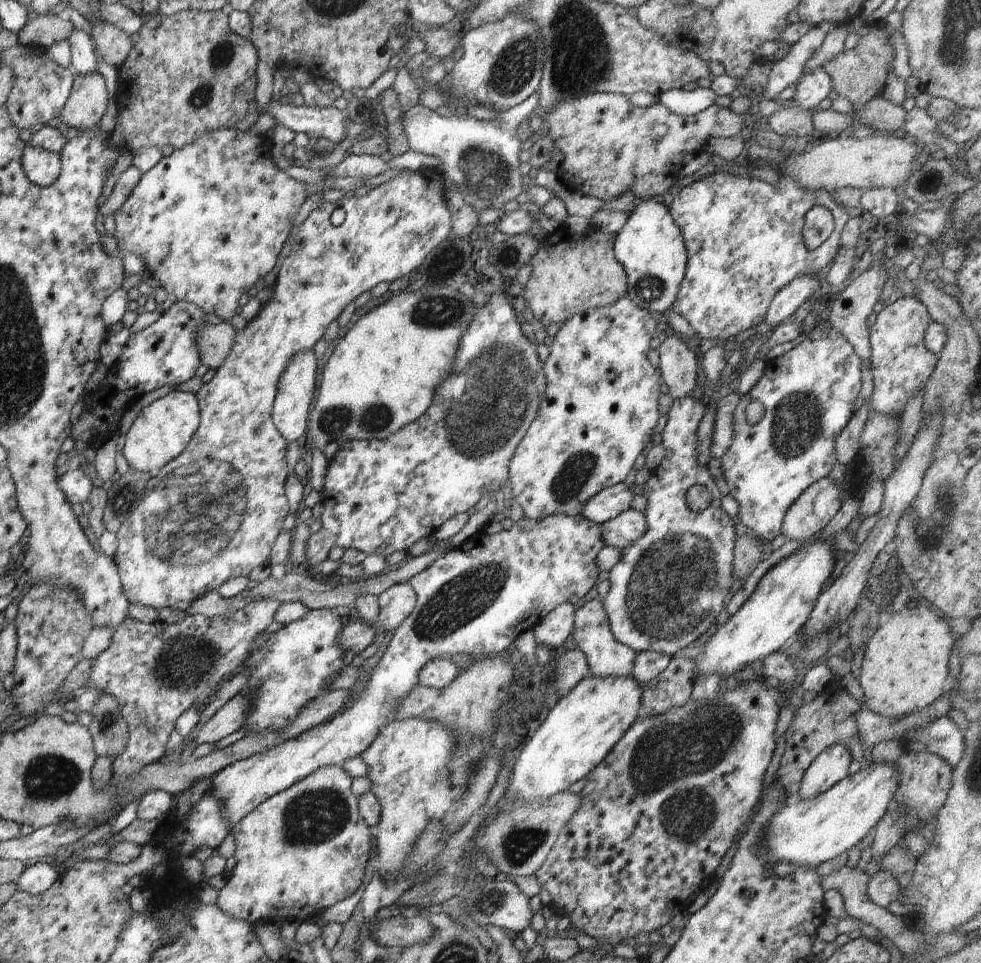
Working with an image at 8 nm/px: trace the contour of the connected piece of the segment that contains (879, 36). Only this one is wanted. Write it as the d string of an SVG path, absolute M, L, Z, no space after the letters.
M873 24L866 35L860 36L855 48L842 51L832 60L826 61L822 67L831 76L834 90L858 108L882 94L894 57L894 48L884 27Z

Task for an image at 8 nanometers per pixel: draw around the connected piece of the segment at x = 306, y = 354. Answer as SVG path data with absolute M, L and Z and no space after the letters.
M313 349L297 352L280 375L278 390L272 405L272 420L288 443L294 441L303 443L307 439L310 403L316 390L316 370L318 370L316 360Z

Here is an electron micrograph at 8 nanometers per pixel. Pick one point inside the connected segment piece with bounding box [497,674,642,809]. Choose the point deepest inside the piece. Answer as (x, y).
(581, 729)

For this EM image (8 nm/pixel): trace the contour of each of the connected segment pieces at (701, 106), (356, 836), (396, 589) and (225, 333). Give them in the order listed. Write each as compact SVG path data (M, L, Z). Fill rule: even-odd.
M697 87L692 91L670 89L658 95L659 103L674 114L689 117L712 106L717 94L709 87Z
M341 766L317 768L232 825L229 832L236 844L236 866L227 874L228 882L218 892L216 904L240 920L252 924L265 920L282 926L286 920L315 921L330 906L358 892L366 876L366 862L371 858L374 834L360 816L359 802L351 789L352 779Z
M406 582L394 584L377 597L379 620L389 632L397 629L415 609L417 594Z
M206 322L195 336L198 345L200 360L216 370L220 368L231 351L237 331L227 322L211 325Z

